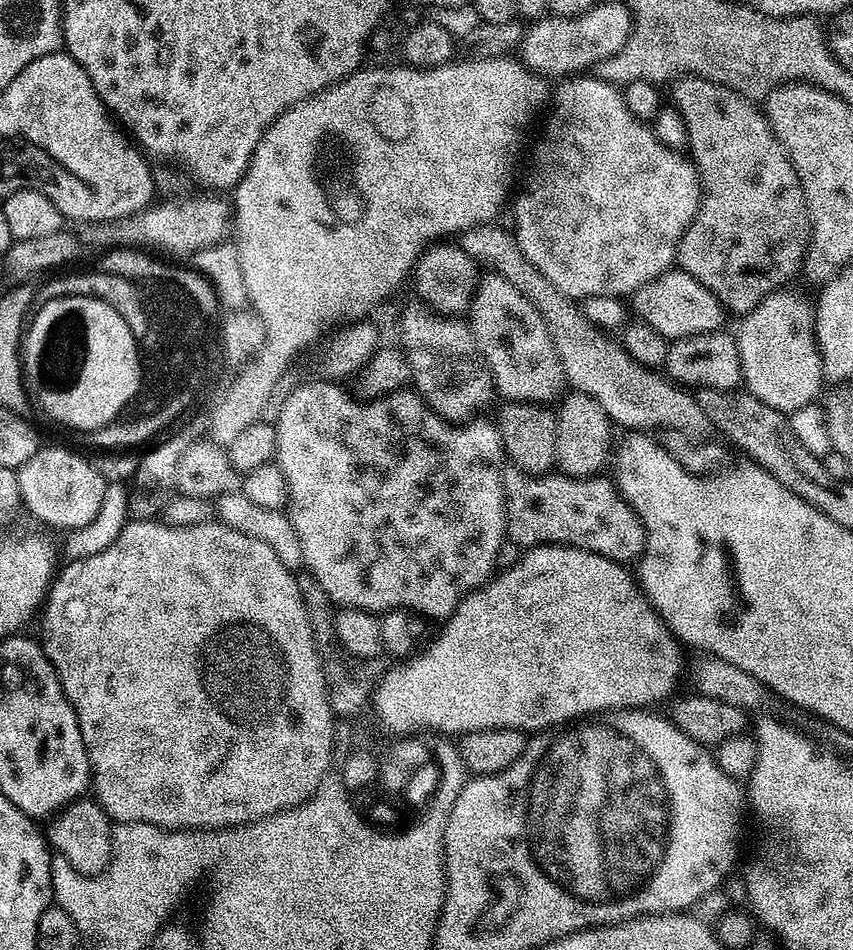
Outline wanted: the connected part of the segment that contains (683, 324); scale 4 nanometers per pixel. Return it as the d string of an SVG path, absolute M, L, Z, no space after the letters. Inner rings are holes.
M678 267L663 272L658 278L646 282L646 286L631 293L630 308L631 311L632 308L636 311L635 319L654 326L654 330L658 330L658 334L662 334L670 342L694 334L718 332L725 327L726 309L718 297L706 290L706 286L698 282L698 278L686 274Z

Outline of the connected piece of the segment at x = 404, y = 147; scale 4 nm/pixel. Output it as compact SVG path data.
M511 55L494 58L459 58L438 66L437 68L367 68L350 73L345 80L339 80L318 94L298 102L288 108L262 134L258 146L248 163L246 174L236 183L234 189L234 245L241 263L242 277L248 295L251 311L262 322L264 327L264 345L257 350L255 356L239 369L228 389L217 400L215 399L210 414L207 439L213 444L226 446L242 434L242 430L261 423L264 411L284 376L284 371L292 359L303 348L308 348L319 336L327 337L333 330L363 320L400 288L404 279L409 279L415 269L416 262L422 253L445 238L455 237L461 232L470 230L479 224L495 221L505 207L504 199L513 191L512 179L516 176L516 159L520 156L520 147L524 144L524 135L536 116L540 107L550 100L550 84L543 76L531 72L523 60Z

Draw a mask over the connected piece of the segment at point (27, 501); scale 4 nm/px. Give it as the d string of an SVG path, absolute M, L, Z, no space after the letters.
M41 446L34 458L30 458L30 462L18 469L16 477L23 507L28 507L28 512L34 519L41 520L52 528L82 528L98 517L105 480L94 468L91 459L83 460L78 453L71 452L68 448Z

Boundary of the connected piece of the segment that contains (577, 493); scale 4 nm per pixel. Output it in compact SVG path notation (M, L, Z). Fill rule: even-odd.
M505 467L504 509L508 517L498 561L501 569L514 566L524 553L544 544L590 550L623 565L627 565L628 560L639 561L644 554L646 534L638 514L634 514L615 483L604 474L531 476L521 468Z

